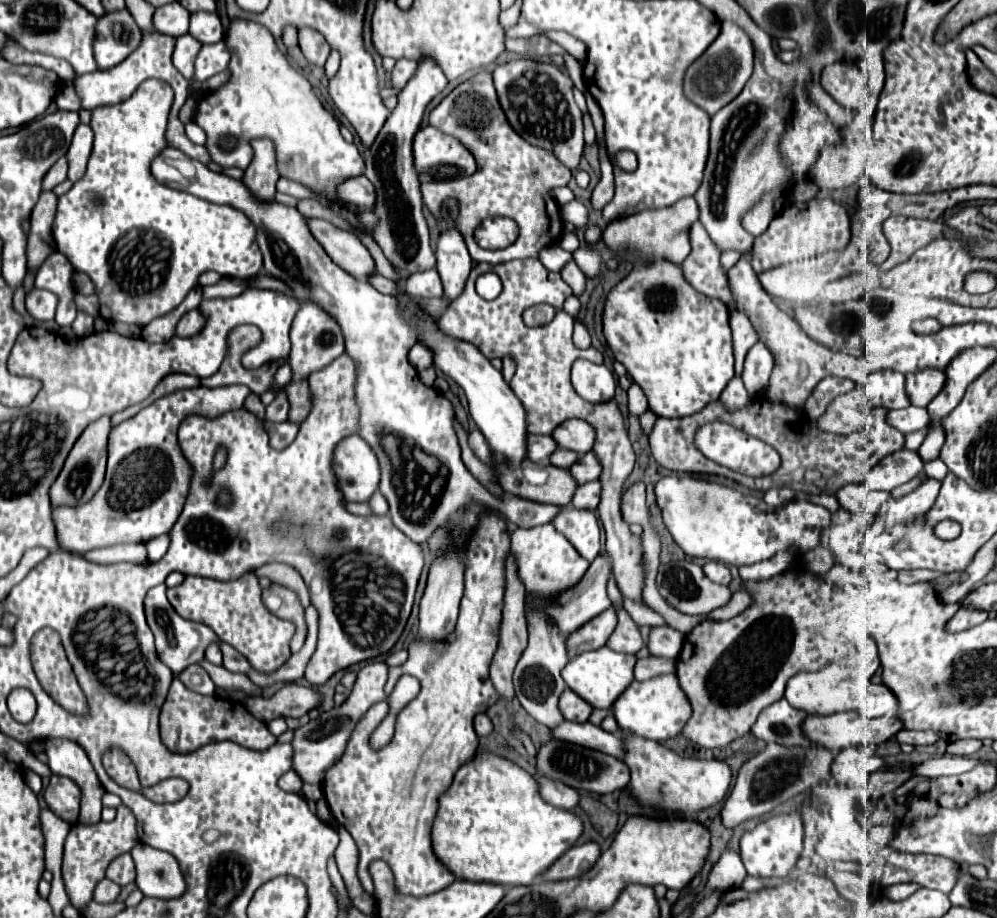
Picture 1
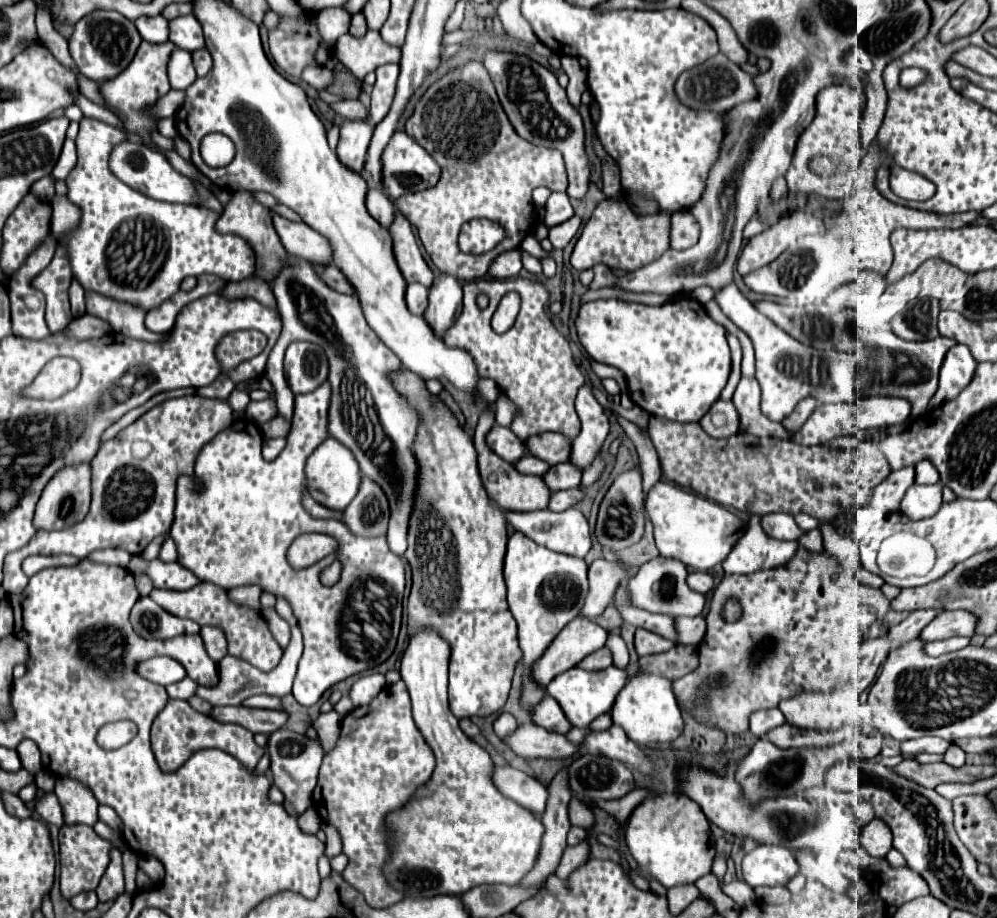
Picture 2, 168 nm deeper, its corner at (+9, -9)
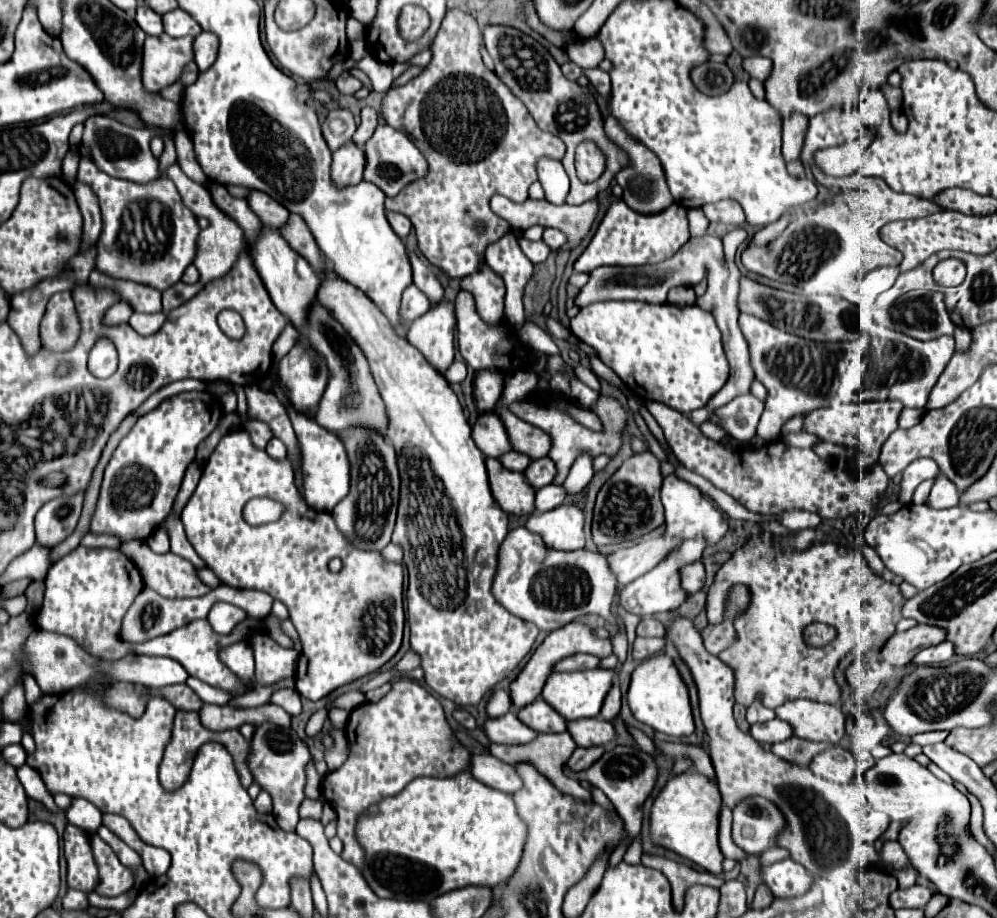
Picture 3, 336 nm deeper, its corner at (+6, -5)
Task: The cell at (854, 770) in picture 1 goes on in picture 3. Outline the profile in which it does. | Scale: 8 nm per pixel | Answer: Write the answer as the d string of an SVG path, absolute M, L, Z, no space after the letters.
M830 747L812 759L810 769L812 769L812 773L816 773L828 781L848 783L856 777L858 765L856 765L854 755L848 749Z

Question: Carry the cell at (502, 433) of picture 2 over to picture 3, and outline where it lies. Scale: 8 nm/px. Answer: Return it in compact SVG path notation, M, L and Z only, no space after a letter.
M486 413L476 419L476 423L472 425L472 439L486 457L500 457L512 449L508 433L494 413Z

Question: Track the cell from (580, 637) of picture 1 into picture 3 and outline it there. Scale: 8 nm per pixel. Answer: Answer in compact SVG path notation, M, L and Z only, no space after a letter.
M568 623L566 627L552 631L544 639L544 643L536 649L536 653L530 657L526 667L518 673L518 677L510 683L510 699L512 699L514 709L522 709L522 707L530 705L532 701L536 701L540 697L544 681L550 675L554 663L558 663L560 659L564 659L568 655L574 655L574 653L590 653L590 655L596 655L596 657L602 659L602 657L608 657L612 653L612 643L610 643L610 639L596 639L592 629L582 625L582 623Z

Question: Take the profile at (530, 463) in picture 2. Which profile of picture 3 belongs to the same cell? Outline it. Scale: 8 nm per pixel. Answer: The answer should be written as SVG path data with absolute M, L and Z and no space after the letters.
M508 451L506 455L500 457L500 461L502 461L502 465L508 467L510 471L524 471L524 469L530 465L532 459L530 459L528 455L518 453L518 451Z

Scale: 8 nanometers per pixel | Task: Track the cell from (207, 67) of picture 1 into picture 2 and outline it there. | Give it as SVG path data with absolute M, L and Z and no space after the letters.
M207 49L203 51L193 51L193 65L197 71L197 77L205 77L213 69L213 59Z

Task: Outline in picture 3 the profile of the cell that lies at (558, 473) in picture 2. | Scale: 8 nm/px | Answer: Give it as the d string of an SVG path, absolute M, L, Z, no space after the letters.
M542 457L542 459L532 461L530 469L524 471L526 481L528 481L534 489L540 489L540 487L552 483L554 475L556 475L556 467L554 467L554 461L550 461L548 457Z

